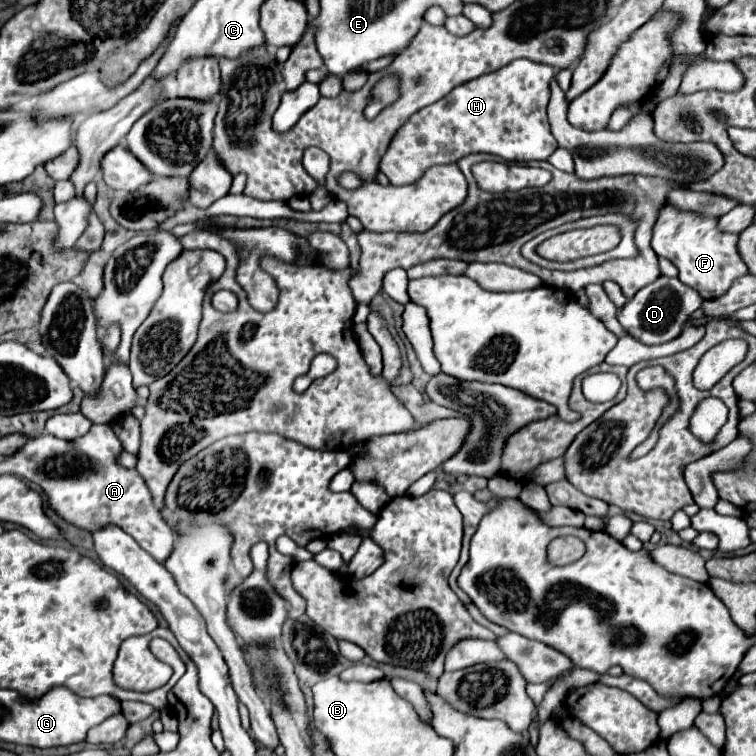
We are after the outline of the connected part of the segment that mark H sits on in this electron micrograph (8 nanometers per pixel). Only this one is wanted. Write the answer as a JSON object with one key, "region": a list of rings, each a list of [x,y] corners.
{"region":[[[522,58],[454,88],[436,104],[416,112],[396,132],[380,162],[380,172],[388,176],[390,184],[404,186],[420,180],[430,166],[450,164],[476,152],[494,154],[508,162],[548,160],[558,146],[546,118],[548,84],[554,72],[552,66]]]}

